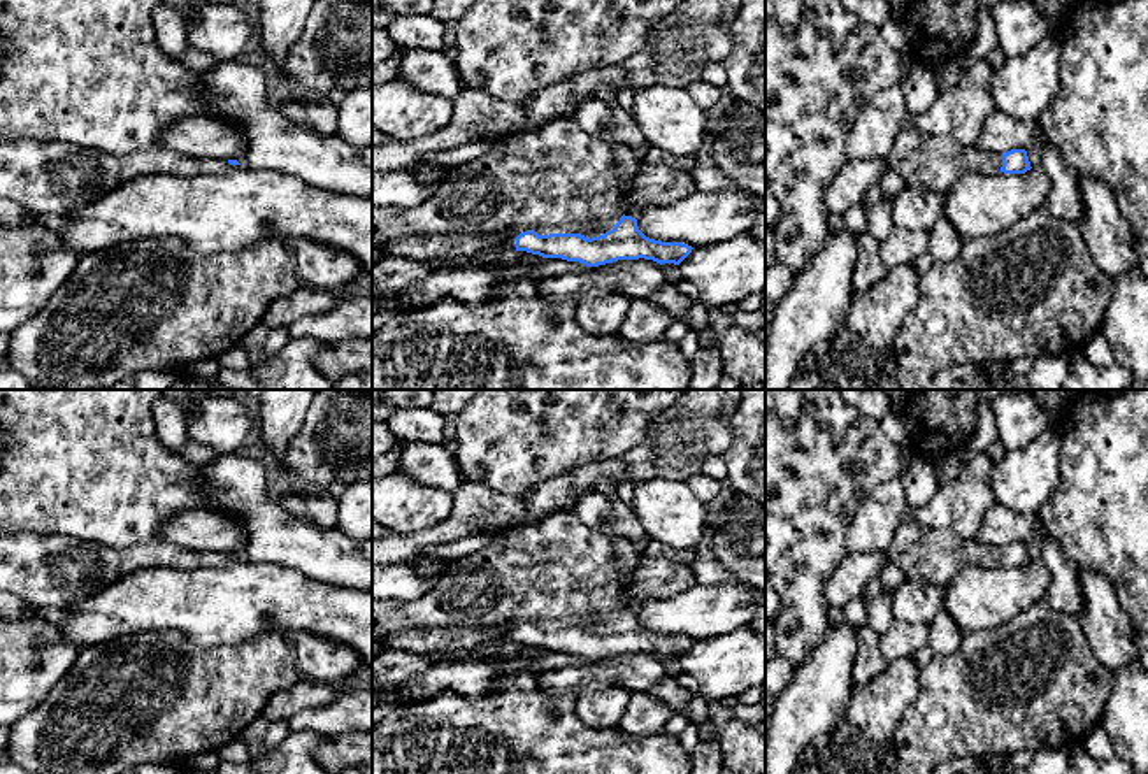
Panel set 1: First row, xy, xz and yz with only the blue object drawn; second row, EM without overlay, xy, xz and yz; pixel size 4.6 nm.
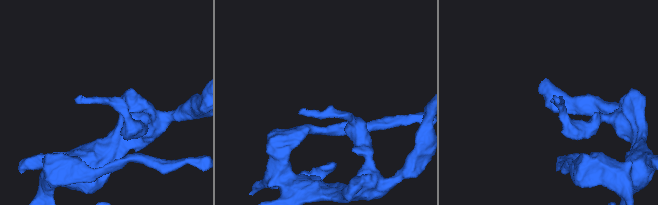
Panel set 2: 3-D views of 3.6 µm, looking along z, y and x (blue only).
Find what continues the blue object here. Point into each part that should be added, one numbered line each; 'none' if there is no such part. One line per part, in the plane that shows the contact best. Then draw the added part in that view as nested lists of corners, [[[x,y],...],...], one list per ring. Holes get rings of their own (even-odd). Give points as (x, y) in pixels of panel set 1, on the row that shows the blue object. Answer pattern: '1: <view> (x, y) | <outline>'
1: xz (555, 178) | [[[560,116],[520,133],[502,137],[476,160],[449,168],[448,176],[435,186],[434,193],[413,209],[372,205],[372,237],[376,240],[398,240],[402,237],[421,237],[432,233],[486,235],[506,230],[507,239],[502,249],[514,251],[516,237],[534,230],[539,235],[581,233],[588,239],[613,230],[623,212],[621,195],[635,176],[641,160],[632,147],[600,140],[586,133],[570,116]]]

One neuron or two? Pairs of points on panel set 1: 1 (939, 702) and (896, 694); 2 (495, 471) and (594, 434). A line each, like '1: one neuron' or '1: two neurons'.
1: two neurons
2: one neuron

